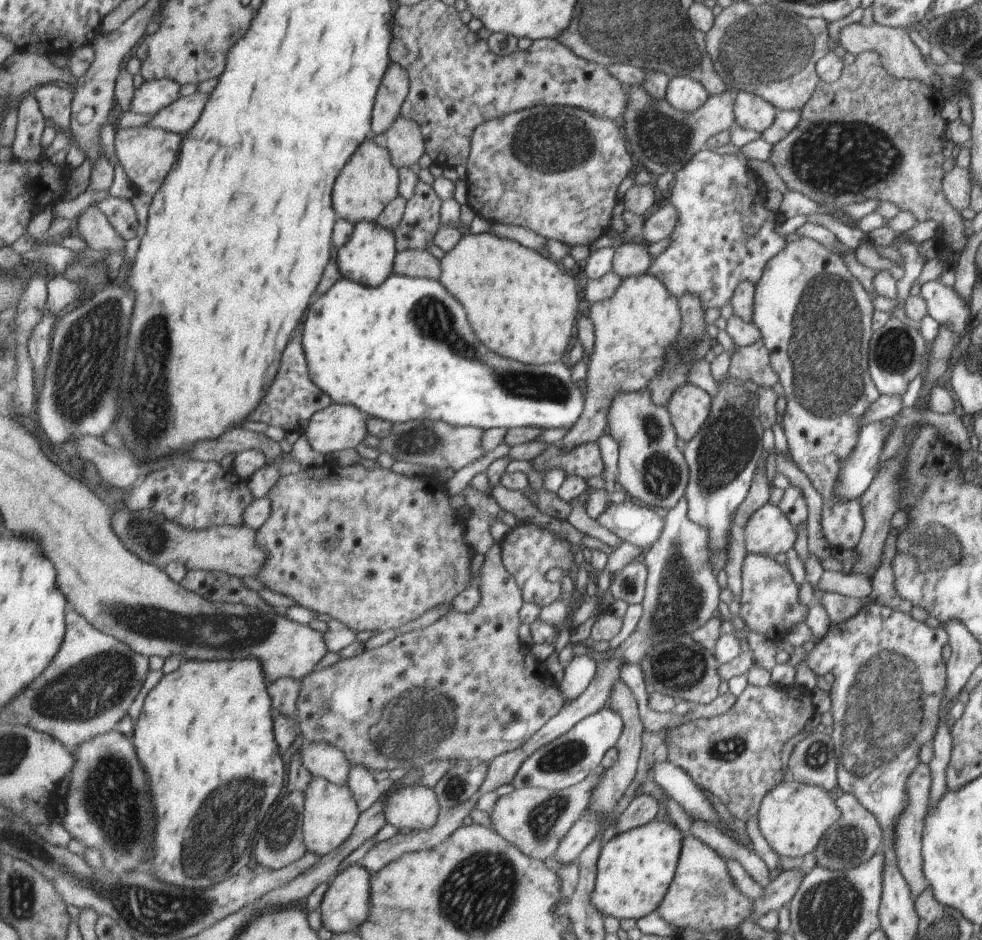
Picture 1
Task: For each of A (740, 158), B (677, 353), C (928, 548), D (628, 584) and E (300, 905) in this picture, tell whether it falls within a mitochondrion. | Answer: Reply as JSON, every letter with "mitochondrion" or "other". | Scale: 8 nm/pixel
{"A":"other","B":"mitochondrion","C":"mitochondrion","D":"mitochondrion","E":"other"}

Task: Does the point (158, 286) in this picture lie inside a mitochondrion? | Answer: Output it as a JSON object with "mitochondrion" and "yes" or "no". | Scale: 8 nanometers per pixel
{"mitochondrion":"no"}

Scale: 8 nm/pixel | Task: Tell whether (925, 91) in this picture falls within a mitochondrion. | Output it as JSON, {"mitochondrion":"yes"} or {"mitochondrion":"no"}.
{"mitochondrion":"no"}

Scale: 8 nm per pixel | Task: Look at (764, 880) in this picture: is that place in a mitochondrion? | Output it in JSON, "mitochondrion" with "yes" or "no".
{"mitochondrion":"no"}

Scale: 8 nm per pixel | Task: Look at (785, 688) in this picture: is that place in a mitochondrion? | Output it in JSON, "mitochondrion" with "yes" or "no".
{"mitochondrion":"no"}

